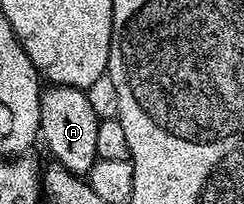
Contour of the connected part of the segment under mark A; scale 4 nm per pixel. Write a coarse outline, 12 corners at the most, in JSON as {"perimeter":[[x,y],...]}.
{"perimeter":[[47,85],[38,133],[67,175],[99,156],[84,90]]}

